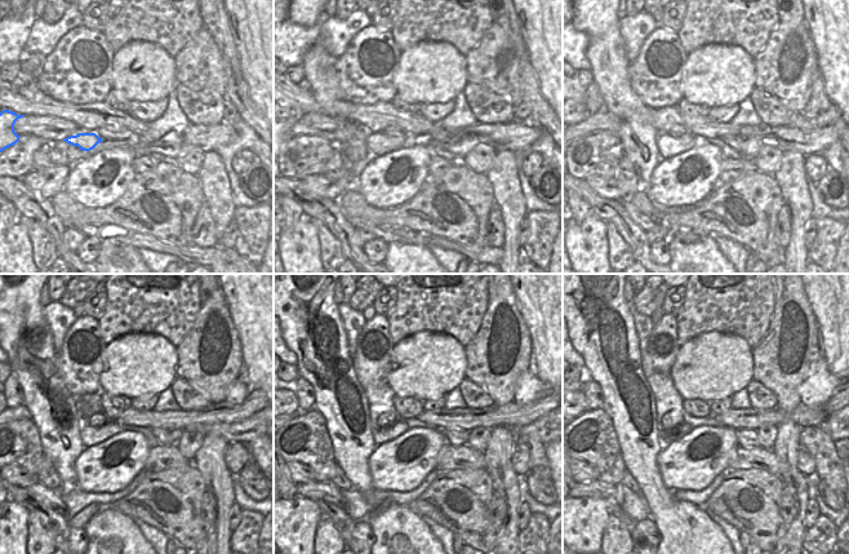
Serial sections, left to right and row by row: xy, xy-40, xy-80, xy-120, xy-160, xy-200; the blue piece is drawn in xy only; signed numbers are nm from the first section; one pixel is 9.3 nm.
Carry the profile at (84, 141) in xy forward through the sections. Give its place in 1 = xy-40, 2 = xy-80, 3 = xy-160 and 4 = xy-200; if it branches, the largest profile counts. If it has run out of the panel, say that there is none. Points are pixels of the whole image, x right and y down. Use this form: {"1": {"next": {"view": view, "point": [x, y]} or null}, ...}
{"1": {"next": {"view": "xy-40", "point": [378, 143]}}, "2": {"next": {"view": "xy-80", "point": [669, 146]}}, "3": {"next": {"view": "xy-160", "point": [381, 435]}}, "4": {"next": {"view": "xy-200", "point": [683, 429]}}}

